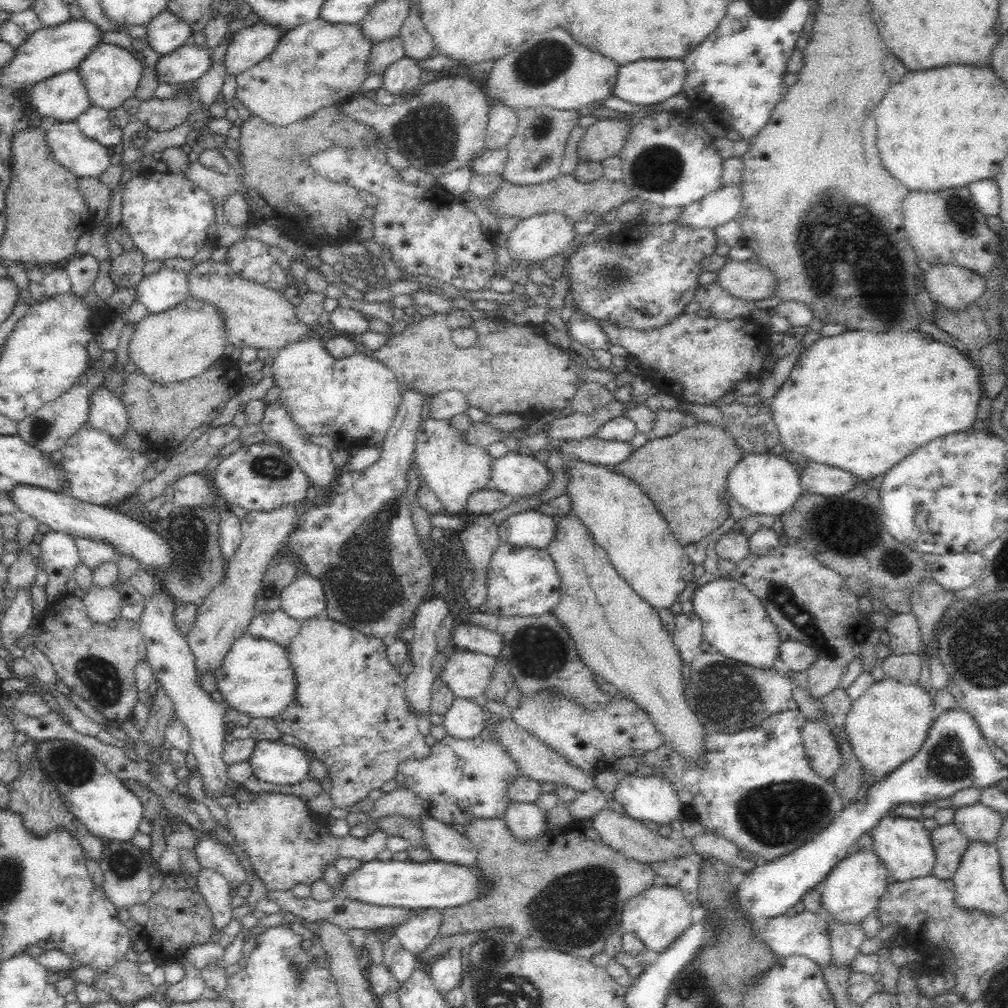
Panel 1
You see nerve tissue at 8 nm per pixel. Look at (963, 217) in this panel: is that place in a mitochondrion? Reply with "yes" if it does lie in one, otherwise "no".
yes

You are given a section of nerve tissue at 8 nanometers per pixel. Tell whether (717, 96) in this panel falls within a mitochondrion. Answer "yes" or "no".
no

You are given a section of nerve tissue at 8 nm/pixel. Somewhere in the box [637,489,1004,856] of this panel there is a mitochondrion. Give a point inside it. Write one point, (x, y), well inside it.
(774, 816)

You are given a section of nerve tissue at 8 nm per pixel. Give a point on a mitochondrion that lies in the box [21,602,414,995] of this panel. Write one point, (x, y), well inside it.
(68, 764)

